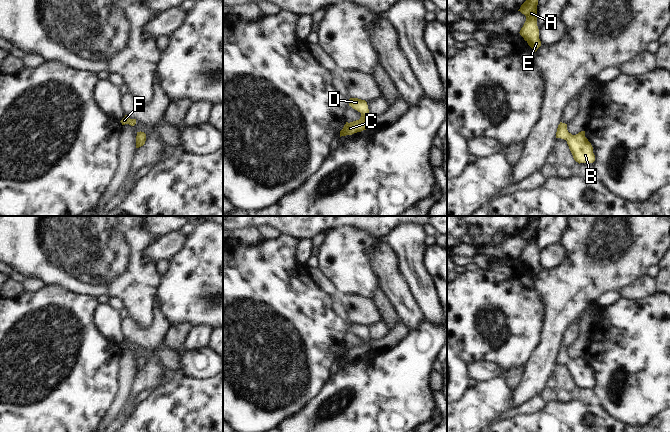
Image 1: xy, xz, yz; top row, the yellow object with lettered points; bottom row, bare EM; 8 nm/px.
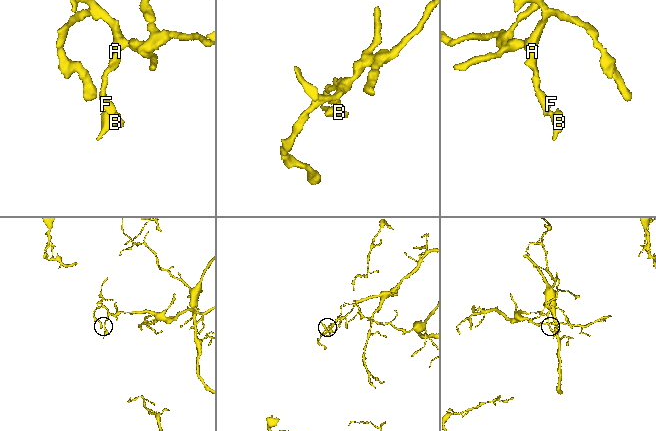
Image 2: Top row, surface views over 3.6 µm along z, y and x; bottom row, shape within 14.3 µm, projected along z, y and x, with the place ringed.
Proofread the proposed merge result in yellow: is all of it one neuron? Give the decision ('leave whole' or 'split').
leave whole

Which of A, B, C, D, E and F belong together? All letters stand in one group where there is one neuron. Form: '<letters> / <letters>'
A B C D E F

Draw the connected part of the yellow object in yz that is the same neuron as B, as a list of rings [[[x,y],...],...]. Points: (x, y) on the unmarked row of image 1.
[[[560,346],[556,356],[556,362],[561,362],[567,365],[574,384],[579,388],[593,387],[595,385],[593,371],[585,361],[585,355],[572,359],[567,354],[567,348]]]

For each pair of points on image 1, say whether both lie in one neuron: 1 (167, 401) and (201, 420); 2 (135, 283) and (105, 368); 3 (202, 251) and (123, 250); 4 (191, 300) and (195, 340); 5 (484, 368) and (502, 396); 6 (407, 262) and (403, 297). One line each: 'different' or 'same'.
1: same
2: different
3: different
4: different
5: different
6: different

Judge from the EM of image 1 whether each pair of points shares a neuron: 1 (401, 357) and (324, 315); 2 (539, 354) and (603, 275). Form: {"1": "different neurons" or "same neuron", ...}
{"1": "different neurons", "2": "same neuron"}

